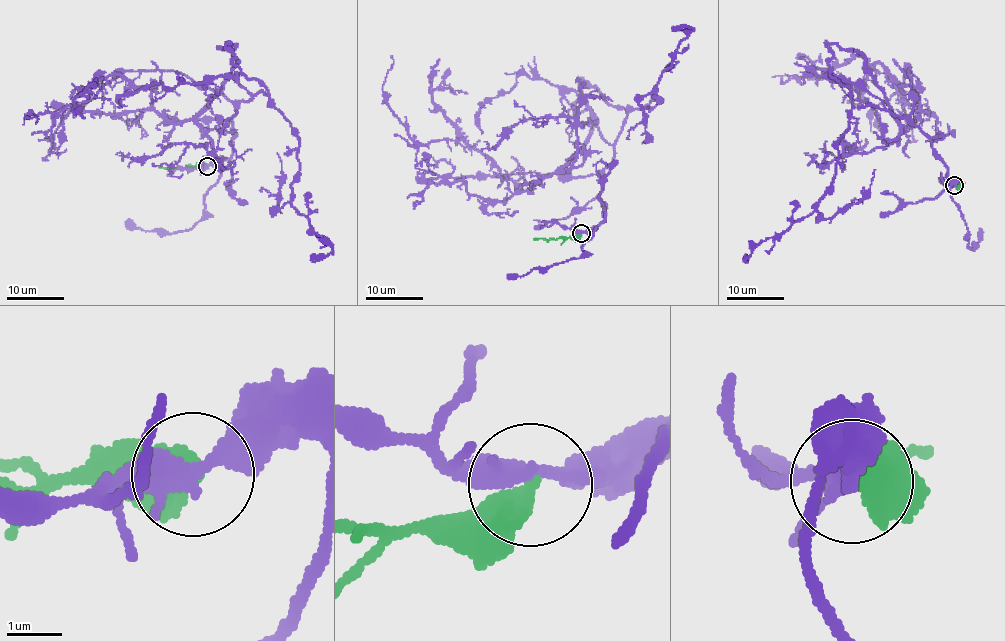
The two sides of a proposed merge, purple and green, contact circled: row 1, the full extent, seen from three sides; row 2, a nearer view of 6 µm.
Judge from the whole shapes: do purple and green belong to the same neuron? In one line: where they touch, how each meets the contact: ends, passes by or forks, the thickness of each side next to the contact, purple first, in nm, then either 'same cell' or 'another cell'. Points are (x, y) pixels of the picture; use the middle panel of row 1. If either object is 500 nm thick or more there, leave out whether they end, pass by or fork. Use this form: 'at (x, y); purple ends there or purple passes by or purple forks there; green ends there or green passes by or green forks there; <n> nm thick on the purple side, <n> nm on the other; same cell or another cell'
at (581, 233); 380 nm thick on the purple side, 550 nm on the other; same cell

